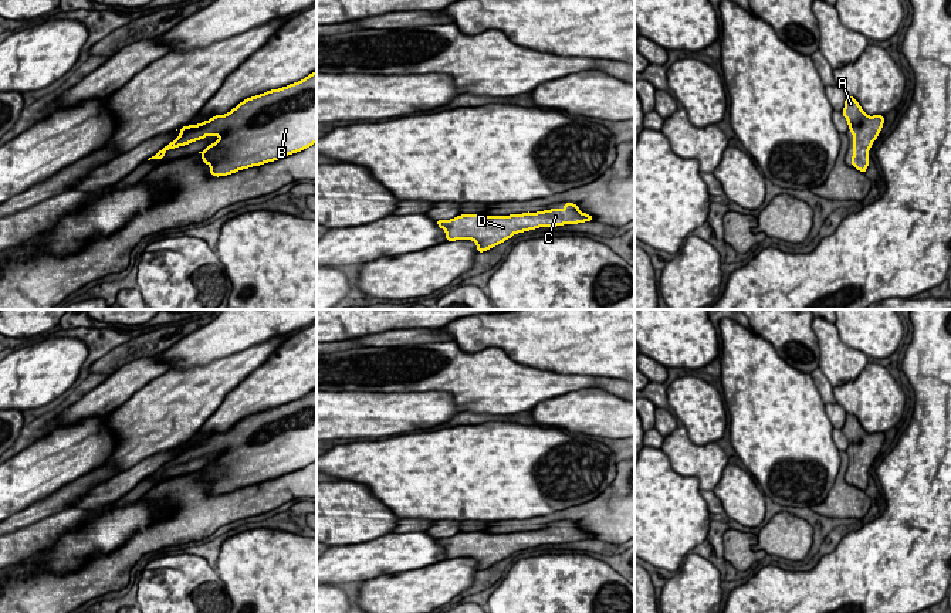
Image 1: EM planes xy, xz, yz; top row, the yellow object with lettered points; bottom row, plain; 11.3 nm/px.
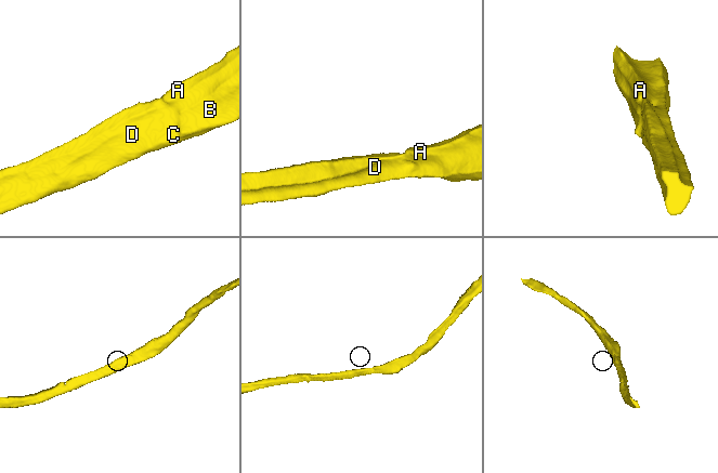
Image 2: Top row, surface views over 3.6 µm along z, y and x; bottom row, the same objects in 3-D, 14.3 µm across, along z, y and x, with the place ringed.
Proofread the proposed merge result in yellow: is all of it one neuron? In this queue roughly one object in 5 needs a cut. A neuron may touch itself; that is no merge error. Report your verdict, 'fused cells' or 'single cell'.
single cell

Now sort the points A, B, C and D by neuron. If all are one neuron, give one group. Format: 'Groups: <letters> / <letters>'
Groups: A B C D

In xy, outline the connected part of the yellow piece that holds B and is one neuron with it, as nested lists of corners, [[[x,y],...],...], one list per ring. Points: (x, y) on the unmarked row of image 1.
[[[317,389],[287,404],[271,407],[240,420],[224,433],[214,433],[197,443],[182,444],[180,453],[150,477],[163,477],[169,467],[219,454],[204,468],[202,478],[210,484],[210,494],[227,494],[238,488],[275,480],[317,461]]]

